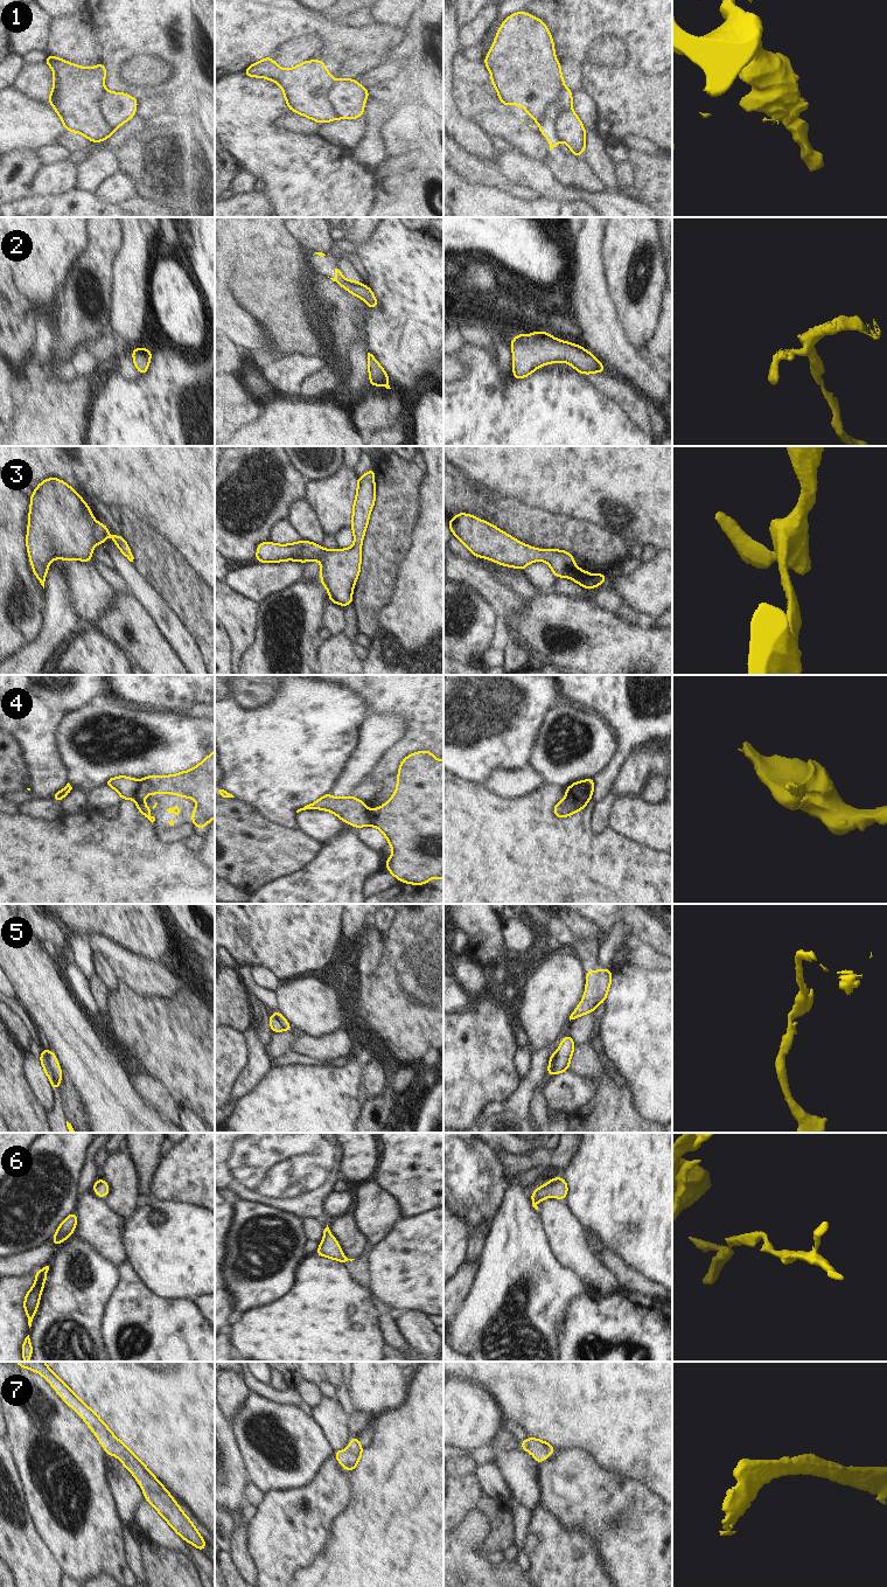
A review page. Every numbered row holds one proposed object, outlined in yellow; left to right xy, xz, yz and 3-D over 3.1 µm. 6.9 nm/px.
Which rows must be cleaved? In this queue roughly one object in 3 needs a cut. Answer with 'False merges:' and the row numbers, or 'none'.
False merges: 1, 4, 5

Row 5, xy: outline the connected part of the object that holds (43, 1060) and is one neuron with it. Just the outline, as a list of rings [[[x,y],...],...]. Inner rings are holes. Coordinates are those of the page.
[[[41,1049],[40,1062],[42,1064],[42,1067],[43,1067],[44,1072],[46,1072],[47,1077],[49,1078],[49,1080],[51,1083],[53,1091],[55,1091],[55,1090],[57,1090],[57,1087],[56,1087],[56,1085],[55,1085],[54,1080],[53,1080],[51,1072],[50,1072],[50,1069],[48,1066],[48,1060],[47,1060],[47,1053],[46,1052],[47,1052],[46,1050]]]

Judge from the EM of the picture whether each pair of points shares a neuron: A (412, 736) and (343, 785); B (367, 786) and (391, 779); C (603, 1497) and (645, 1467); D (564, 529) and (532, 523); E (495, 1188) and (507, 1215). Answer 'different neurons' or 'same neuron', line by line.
A: different neurons
B: same neuron
C: different neurons
D: same neuron
E: different neurons

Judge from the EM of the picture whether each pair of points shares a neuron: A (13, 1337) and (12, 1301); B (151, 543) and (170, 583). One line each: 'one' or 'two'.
A: one
B: one

